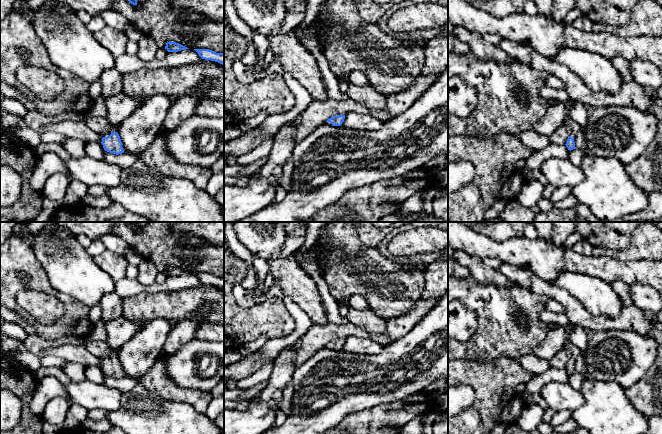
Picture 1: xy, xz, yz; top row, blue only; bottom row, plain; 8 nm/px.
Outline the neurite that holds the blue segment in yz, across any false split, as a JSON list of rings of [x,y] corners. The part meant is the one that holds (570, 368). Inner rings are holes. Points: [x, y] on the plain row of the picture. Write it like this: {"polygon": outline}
{"polygon": [[[570,342],[565,345],[564,349],[568,355],[568,364],[565,369],[571,375],[576,372],[574,363],[575,363],[576,359],[578,358],[578,356],[580,355],[581,351],[578,347],[576,347],[575,345],[573,345]]]}

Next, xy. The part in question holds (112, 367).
{"polygon": [[[83,341],[85,348],[94,356],[103,360],[101,368],[105,375],[119,379],[124,377],[120,360],[114,350],[102,341]]]}

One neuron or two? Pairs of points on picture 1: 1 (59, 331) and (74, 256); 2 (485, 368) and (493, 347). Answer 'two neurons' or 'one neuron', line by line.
1: two neurons
2: two neurons

